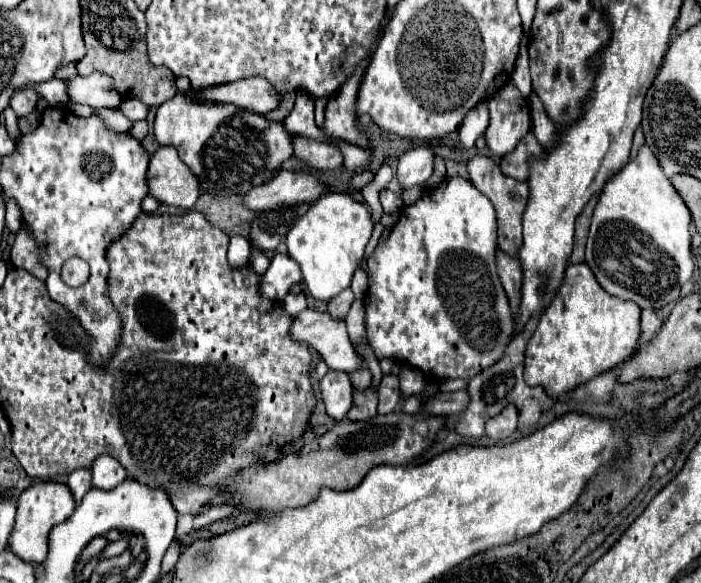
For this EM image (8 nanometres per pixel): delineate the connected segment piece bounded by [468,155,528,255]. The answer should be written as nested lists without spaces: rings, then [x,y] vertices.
[[[474,155],[468,161],[468,175],[470,175],[470,181],[478,187],[478,191],[482,191],[496,209],[498,247],[508,255],[516,255],[518,247],[522,243],[522,213],[524,213],[524,207],[528,201],[528,183],[502,175],[496,161],[490,157],[484,157],[484,155]]]

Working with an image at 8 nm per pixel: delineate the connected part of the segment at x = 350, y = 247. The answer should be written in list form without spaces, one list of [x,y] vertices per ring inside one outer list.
[[[328,193],[300,217],[286,235],[288,255],[300,265],[304,285],[314,299],[328,301],[348,289],[354,271],[366,259],[366,245],[372,237],[372,217],[366,207],[348,193]]]

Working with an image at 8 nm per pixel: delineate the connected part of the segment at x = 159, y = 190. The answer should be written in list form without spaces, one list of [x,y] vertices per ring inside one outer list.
[[[160,147],[150,157],[146,179],[150,195],[162,205],[190,209],[200,193],[196,177],[172,147]]]

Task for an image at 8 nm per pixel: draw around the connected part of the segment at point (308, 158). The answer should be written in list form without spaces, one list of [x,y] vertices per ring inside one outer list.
[[[296,135],[292,139],[292,147],[294,147],[294,157],[298,161],[302,161],[312,171],[334,169],[334,167],[342,165],[342,155],[332,145],[324,145],[324,143],[318,143],[314,139]]]

